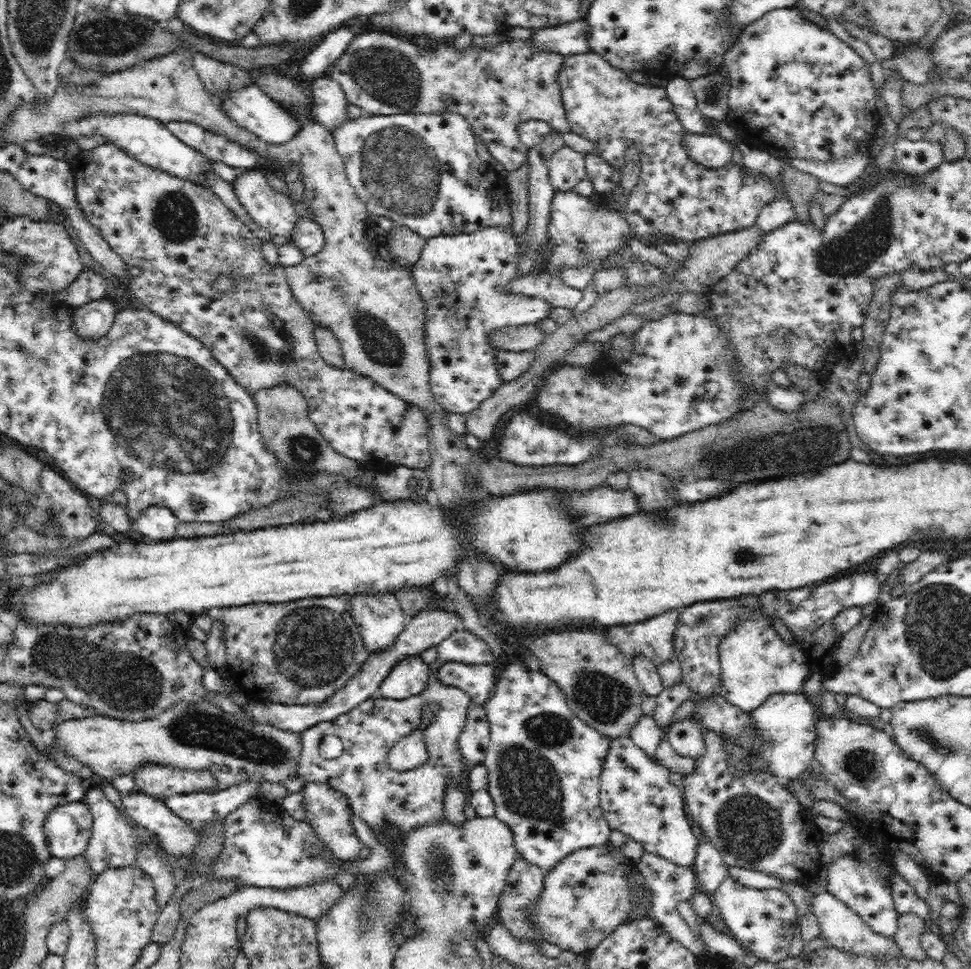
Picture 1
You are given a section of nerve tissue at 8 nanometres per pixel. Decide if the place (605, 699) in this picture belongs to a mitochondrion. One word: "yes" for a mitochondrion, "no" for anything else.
yes

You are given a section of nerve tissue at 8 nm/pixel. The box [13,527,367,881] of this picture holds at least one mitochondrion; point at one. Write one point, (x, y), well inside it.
(122, 680)

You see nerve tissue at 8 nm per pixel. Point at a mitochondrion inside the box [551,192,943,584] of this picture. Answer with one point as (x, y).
(815, 438)

